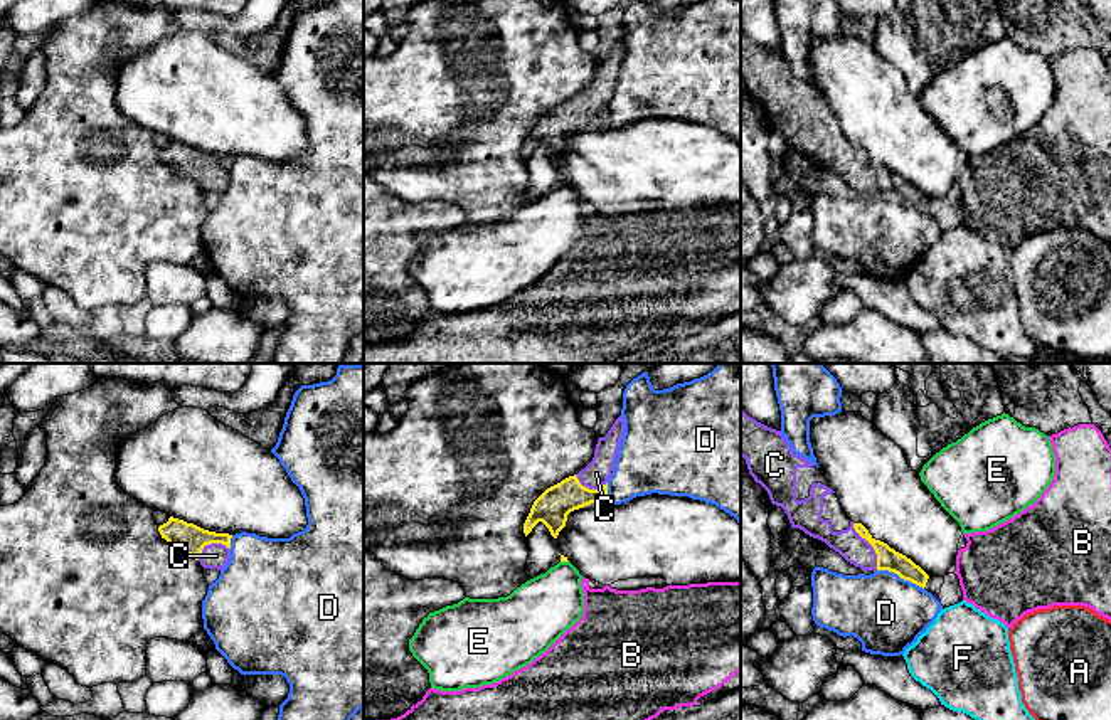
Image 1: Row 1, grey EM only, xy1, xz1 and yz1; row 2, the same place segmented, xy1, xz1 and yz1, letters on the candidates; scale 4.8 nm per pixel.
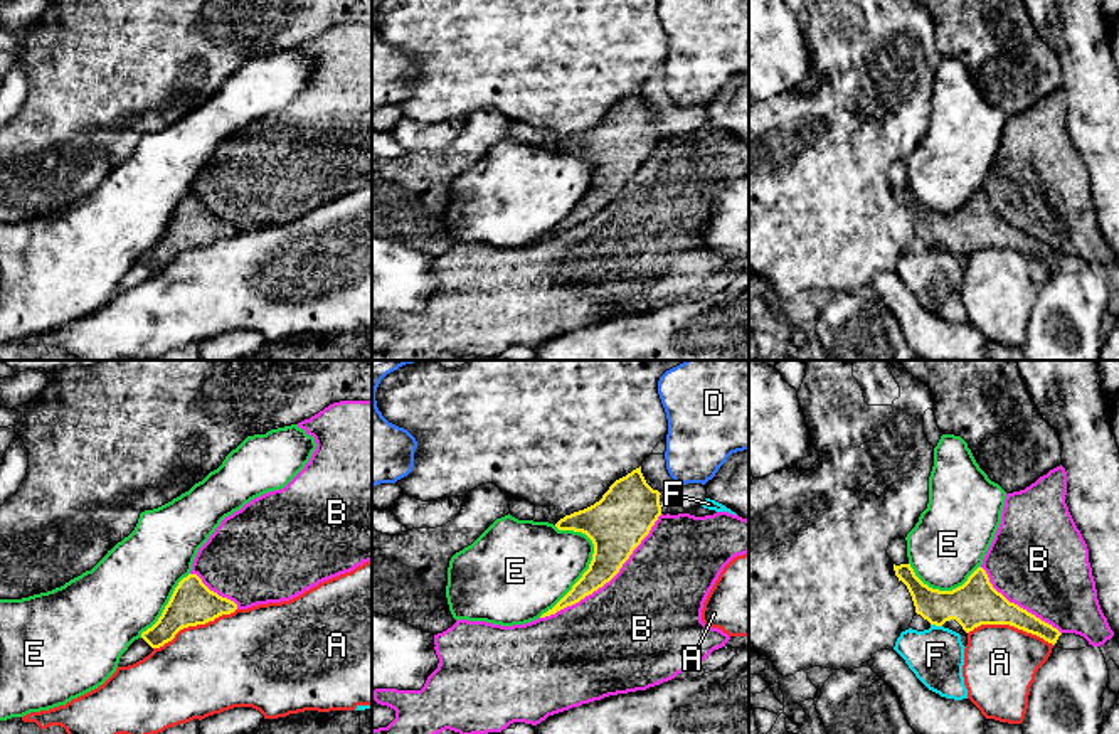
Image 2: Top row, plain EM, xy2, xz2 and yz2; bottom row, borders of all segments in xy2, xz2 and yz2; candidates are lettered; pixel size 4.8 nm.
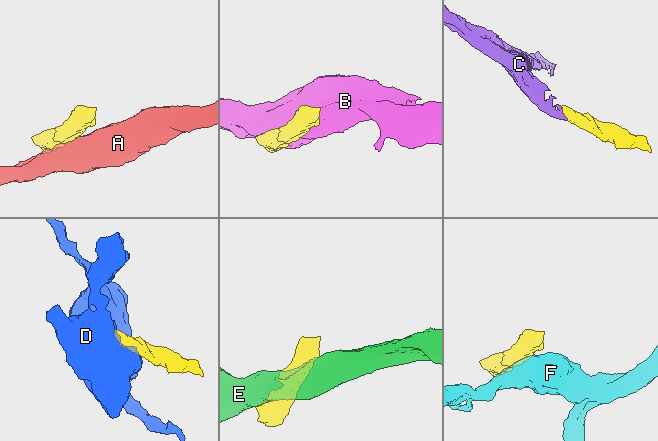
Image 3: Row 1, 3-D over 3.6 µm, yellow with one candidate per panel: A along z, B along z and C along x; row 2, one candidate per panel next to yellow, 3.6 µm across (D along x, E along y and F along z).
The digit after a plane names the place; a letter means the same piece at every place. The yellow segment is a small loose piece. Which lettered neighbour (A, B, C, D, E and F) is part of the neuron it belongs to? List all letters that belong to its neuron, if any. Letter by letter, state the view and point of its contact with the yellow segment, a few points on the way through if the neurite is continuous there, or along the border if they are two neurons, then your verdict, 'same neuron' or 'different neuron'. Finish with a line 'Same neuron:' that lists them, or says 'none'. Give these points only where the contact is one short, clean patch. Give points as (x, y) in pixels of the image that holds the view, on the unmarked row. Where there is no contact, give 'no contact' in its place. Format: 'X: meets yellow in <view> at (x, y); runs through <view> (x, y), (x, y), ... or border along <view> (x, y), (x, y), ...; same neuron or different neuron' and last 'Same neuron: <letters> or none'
A: meets yellow in xy2 at (194, 248); different neuron
B: meets yellow in xz2 at (608, 204); different neuron
C: meets yellow in yz1 at (872, 169); runs through yz1 (887, 182), (872, 169), (849, 167); same neuron
D: meets yellow in yz1 at (901, 201); border along yz1 (877, 192), (896, 195), (923, 212); different neuron
E: meets yellow in xz2 at (583, 199); different neuron
F: meets yellow in yz2 at (936, 248); border along yz2 (931, 246), (941, 249); different neuron
Same neuron: C

